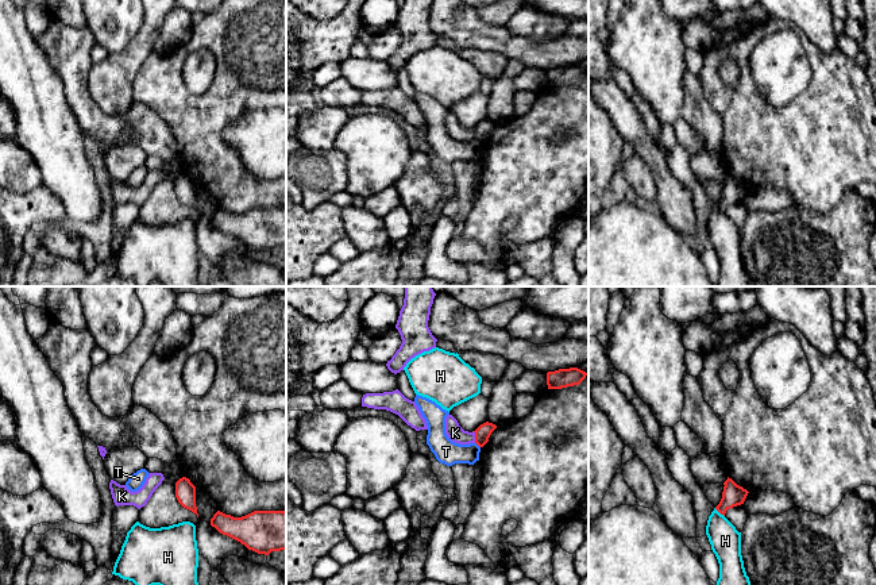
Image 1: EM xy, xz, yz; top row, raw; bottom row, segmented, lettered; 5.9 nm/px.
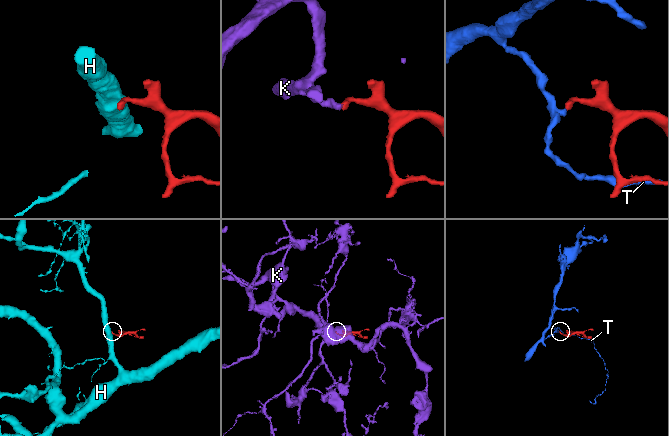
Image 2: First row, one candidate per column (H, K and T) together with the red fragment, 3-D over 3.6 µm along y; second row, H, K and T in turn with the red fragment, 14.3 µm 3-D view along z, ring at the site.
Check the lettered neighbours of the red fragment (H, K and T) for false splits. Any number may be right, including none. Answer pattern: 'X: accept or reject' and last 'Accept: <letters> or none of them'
H: reject
K: reject
T: reject
Accept: none of them

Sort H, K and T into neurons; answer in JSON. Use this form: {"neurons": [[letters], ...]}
{"neurons": [["H"], ["K"], ["T"]]}

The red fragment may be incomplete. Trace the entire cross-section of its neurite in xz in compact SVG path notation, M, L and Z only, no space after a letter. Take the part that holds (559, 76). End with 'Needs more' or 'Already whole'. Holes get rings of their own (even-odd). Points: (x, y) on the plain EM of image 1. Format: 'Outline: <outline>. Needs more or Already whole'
Outline: M578 65L559 66L547 70L547 82L548 86L574 84L579 82L586 76L586 73L587 70Z. Already whole

